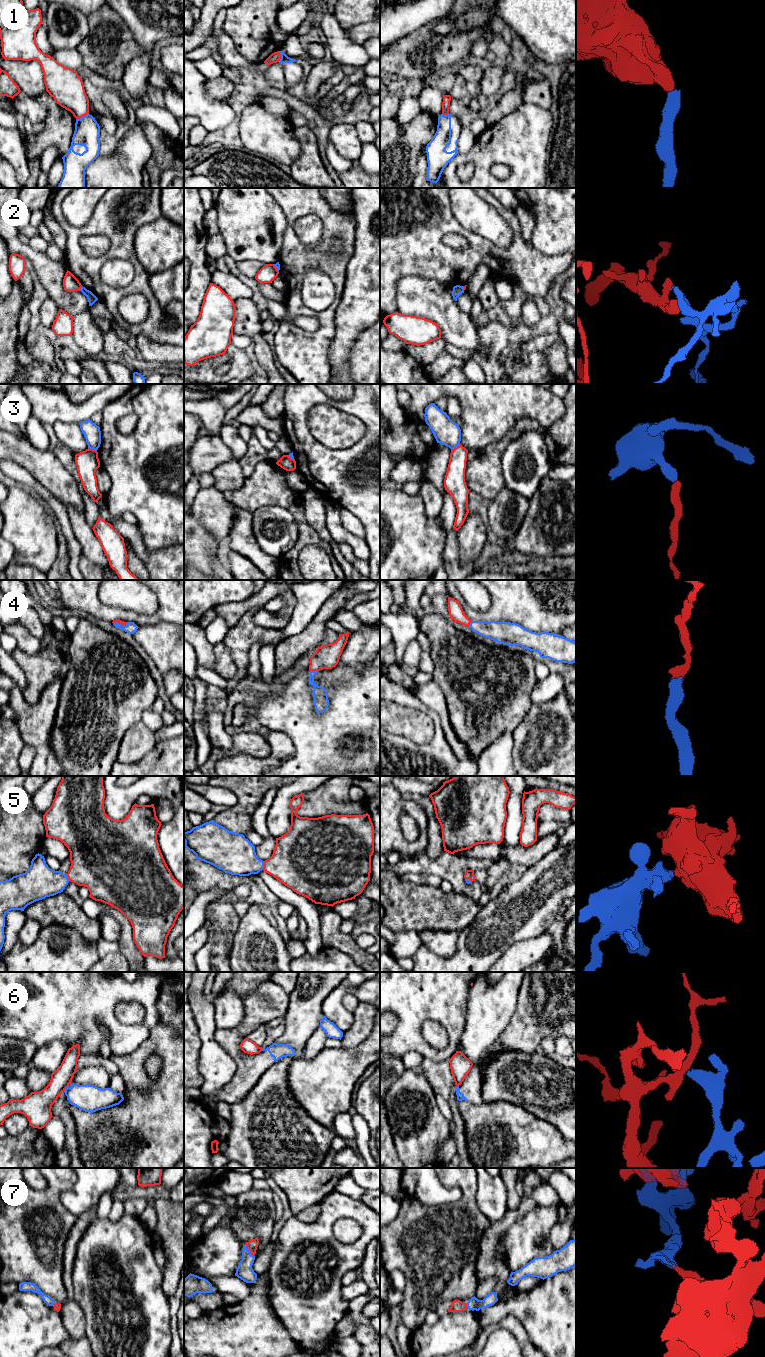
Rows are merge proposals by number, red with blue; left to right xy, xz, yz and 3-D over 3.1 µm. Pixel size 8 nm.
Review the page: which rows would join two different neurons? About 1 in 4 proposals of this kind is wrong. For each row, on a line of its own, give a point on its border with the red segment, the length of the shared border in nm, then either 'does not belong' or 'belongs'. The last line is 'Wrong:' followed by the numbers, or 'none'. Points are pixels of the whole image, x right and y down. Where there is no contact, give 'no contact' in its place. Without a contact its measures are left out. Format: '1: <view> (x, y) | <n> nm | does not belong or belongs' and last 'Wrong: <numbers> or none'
1: xy (82, 116) | 120 nm | does not belong
2: xy (81, 287) | 50 nm | does not belong
3: yz (456, 447) | 90 nm | does not belong
4: xz (313, 670) | 70 nm | belongs
5: xz (264, 865) | 70 nm | belongs
6: xy (66, 1087) | 70 nm | does not belong
7: xz (248, 1249) | 120 nm | belongs
Wrong: 1, 2, 3, 6

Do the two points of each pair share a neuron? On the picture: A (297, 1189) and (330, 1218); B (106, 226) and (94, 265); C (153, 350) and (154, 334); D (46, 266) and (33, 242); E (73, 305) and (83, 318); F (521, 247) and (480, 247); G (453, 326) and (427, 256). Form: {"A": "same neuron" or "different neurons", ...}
{"A": "different neurons", "B": "same neuron", "C": "different neurons", "D": "different neurons", "E": "different neurons", "F": "same neuron", "G": "different neurons"}

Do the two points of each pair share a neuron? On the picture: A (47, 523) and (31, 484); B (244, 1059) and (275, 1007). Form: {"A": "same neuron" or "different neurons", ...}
{"A": "different neurons", "B": "same neuron"}

